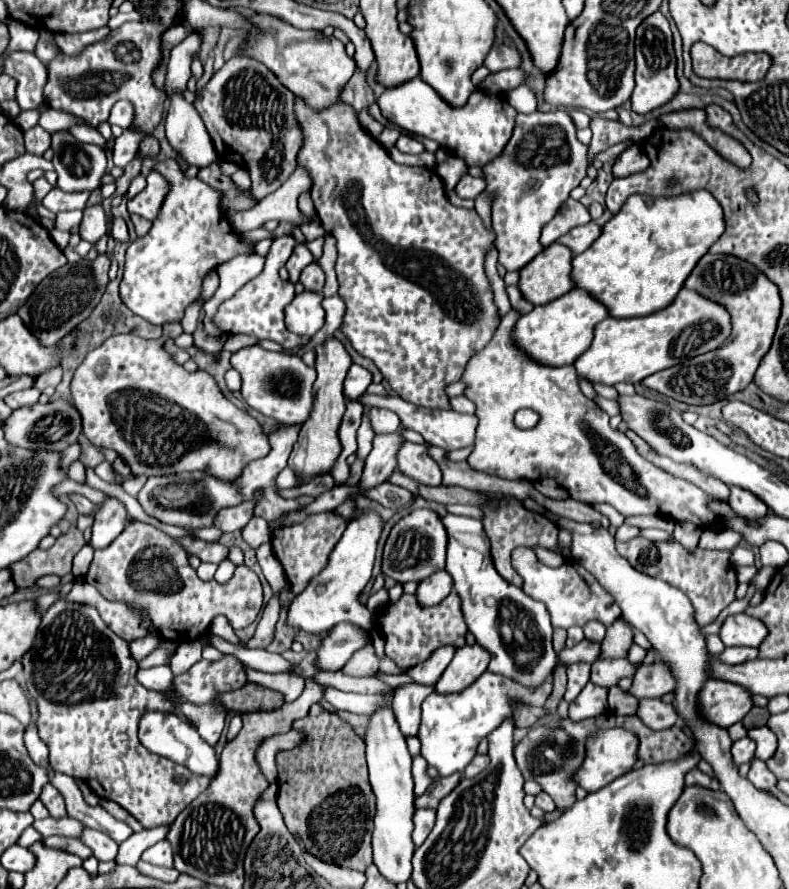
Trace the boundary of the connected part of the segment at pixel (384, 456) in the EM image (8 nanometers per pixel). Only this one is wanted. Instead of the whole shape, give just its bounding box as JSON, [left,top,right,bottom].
[359,433,403,491]

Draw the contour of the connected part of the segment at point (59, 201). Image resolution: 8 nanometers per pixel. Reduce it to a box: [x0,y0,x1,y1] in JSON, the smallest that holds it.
[43,189,89,213]

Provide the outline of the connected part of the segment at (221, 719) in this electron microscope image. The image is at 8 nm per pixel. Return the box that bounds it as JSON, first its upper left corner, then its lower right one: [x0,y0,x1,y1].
[171,697,227,745]

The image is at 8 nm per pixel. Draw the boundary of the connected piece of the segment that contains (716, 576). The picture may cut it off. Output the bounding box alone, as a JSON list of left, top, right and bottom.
[617,537,737,627]

